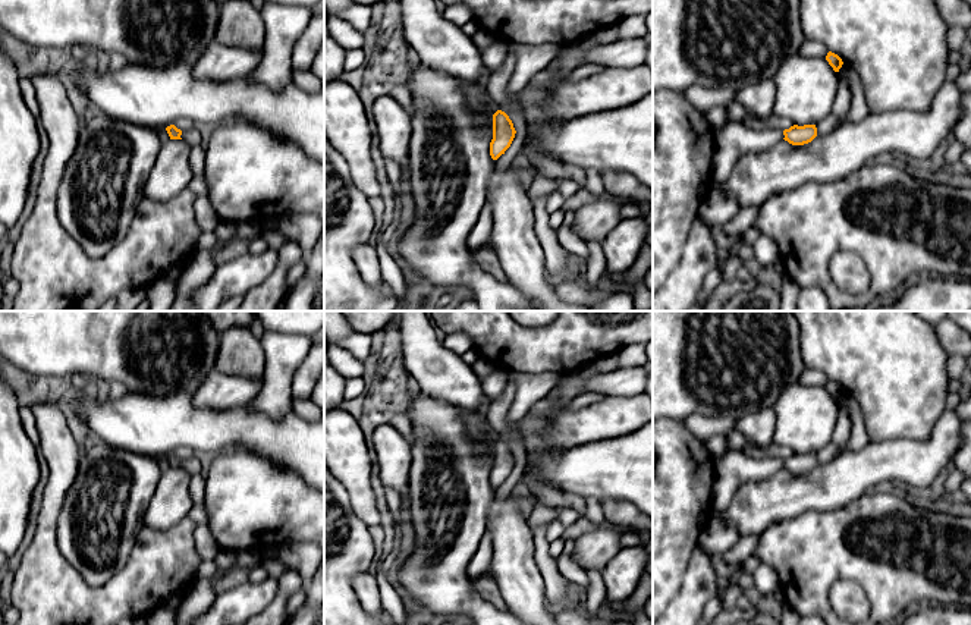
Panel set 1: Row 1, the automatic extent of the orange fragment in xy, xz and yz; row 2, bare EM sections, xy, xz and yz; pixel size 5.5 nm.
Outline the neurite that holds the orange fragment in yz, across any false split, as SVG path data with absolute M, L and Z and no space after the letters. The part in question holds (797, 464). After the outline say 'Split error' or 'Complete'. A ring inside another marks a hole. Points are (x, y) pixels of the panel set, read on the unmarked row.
M794 453L789 458L783 459L785 469L788 469L792 474L804 474L811 471L817 465L817 456L816 453L804 453L798 455Z. Complete

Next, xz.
M497 439L493 443L493 468L490 471L490 484L497 489L510 475L515 467L515 456L509 445Z. Complete

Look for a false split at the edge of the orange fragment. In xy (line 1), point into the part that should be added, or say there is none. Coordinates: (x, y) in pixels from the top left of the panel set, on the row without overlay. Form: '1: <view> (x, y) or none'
1: none

